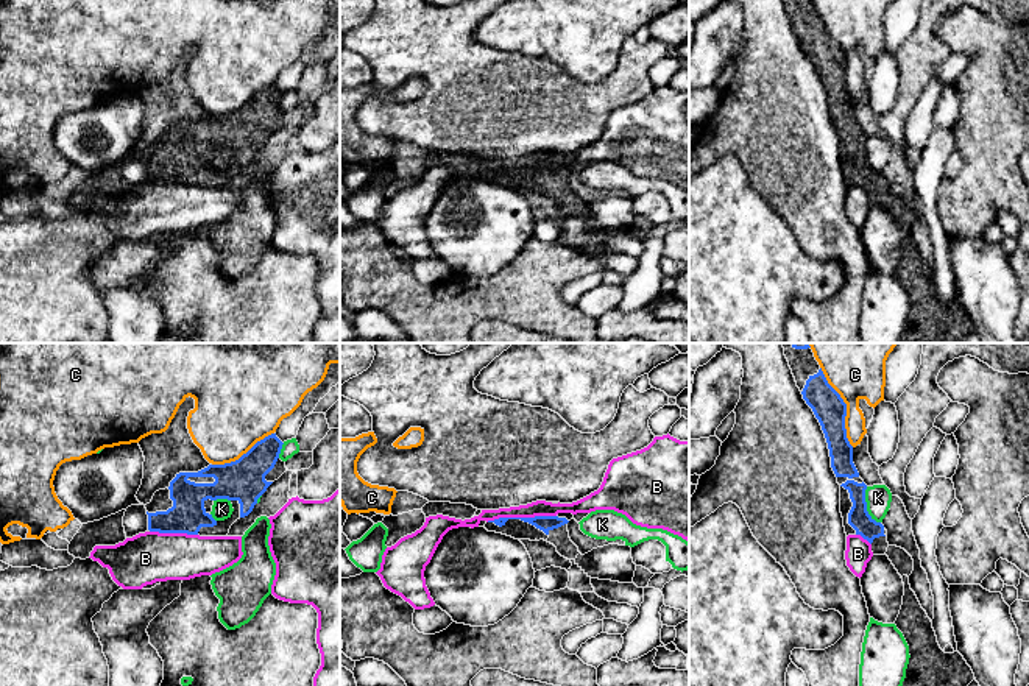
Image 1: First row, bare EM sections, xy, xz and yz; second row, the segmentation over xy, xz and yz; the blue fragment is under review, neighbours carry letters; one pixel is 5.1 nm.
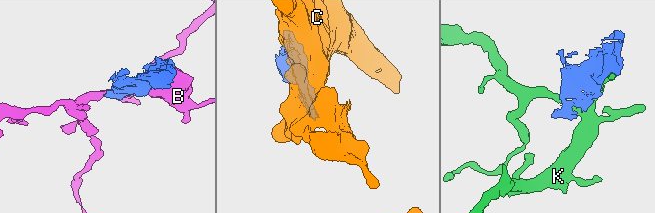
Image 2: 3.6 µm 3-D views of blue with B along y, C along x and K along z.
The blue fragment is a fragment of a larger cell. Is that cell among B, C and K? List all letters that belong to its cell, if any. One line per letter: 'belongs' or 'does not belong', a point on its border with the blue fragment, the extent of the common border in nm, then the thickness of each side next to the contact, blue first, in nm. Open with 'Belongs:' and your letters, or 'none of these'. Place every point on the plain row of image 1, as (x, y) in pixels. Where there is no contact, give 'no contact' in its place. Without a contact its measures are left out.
Belongs: none of these
B: does not belong; contact xz (521, 169); length 360 nm; calibres 80 and 80 nm
C: does not belong; contact yz (845, 58); length 440 nm; calibres 160 and 260 nm
K: does not belong; contact yz (866, 156); length 200 nm; calibres 110 and 140 nm

